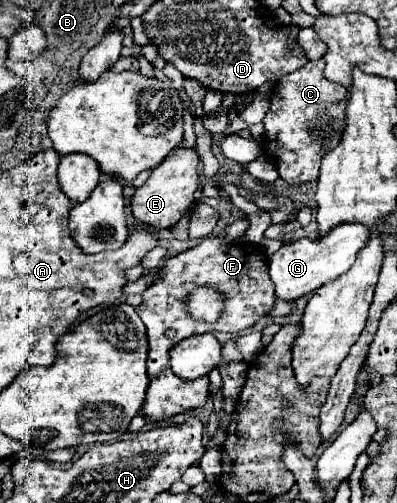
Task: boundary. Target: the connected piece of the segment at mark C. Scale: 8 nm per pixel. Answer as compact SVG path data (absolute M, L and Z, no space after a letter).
M314 60L304 66L304 70L296 70L276 82L276 90L270 98L270 110L264 116L264 148L270 158L276 160L276 170L280 178L284 178L290 184L306 184L318 178L320 160L326 152L330 152L334 146L340 144L342 132L344 132L344 118L346 118L346 100L348 90L340 84L328 82L324 78L324 60Z

